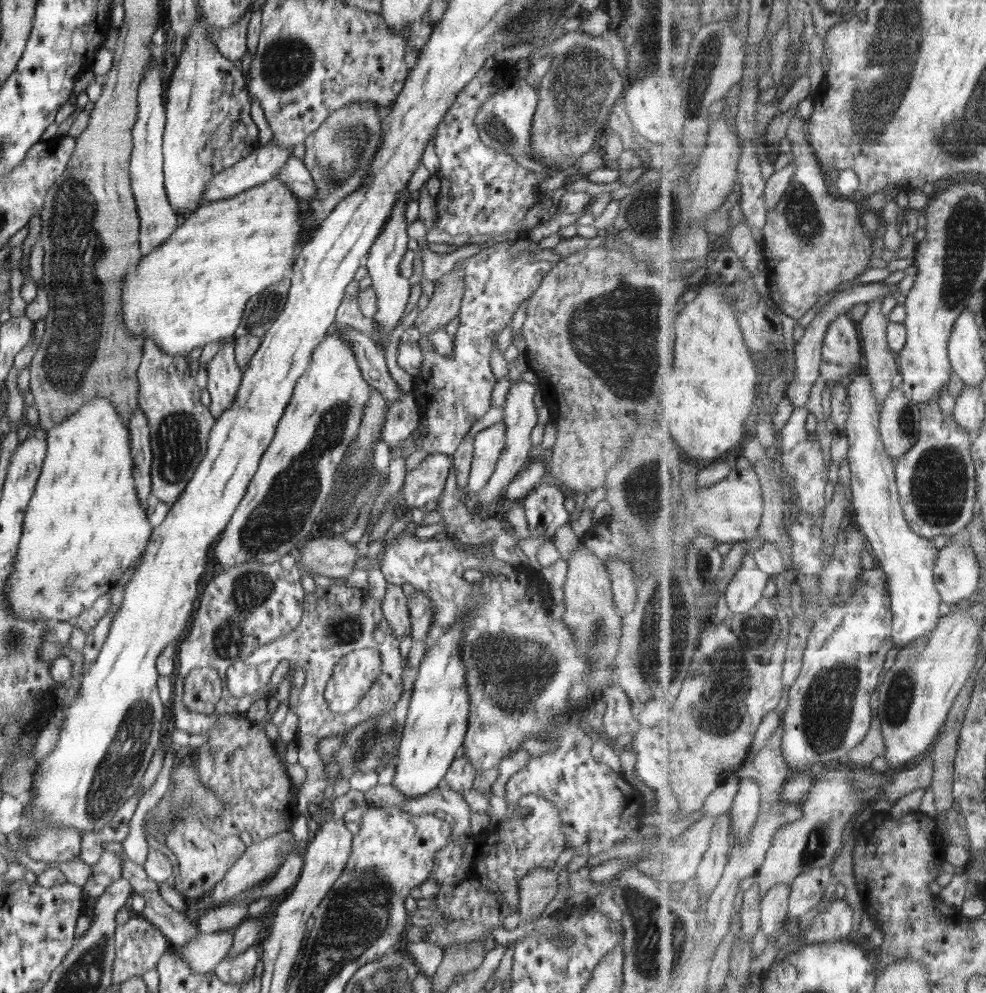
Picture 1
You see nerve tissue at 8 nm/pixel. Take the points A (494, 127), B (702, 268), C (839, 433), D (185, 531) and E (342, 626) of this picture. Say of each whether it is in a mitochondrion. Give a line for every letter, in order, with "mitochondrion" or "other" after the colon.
A: mitochondrion
B: other
C: other
D: other
E: mitochondrion

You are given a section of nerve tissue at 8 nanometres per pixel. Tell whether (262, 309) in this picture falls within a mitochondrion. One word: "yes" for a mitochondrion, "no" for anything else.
yes

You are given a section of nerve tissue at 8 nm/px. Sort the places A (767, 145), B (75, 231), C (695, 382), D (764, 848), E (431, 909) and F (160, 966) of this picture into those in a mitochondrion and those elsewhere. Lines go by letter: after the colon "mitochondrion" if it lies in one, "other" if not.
A: other
B: mitochondrion
C: other
D: other
E: other
F: other

